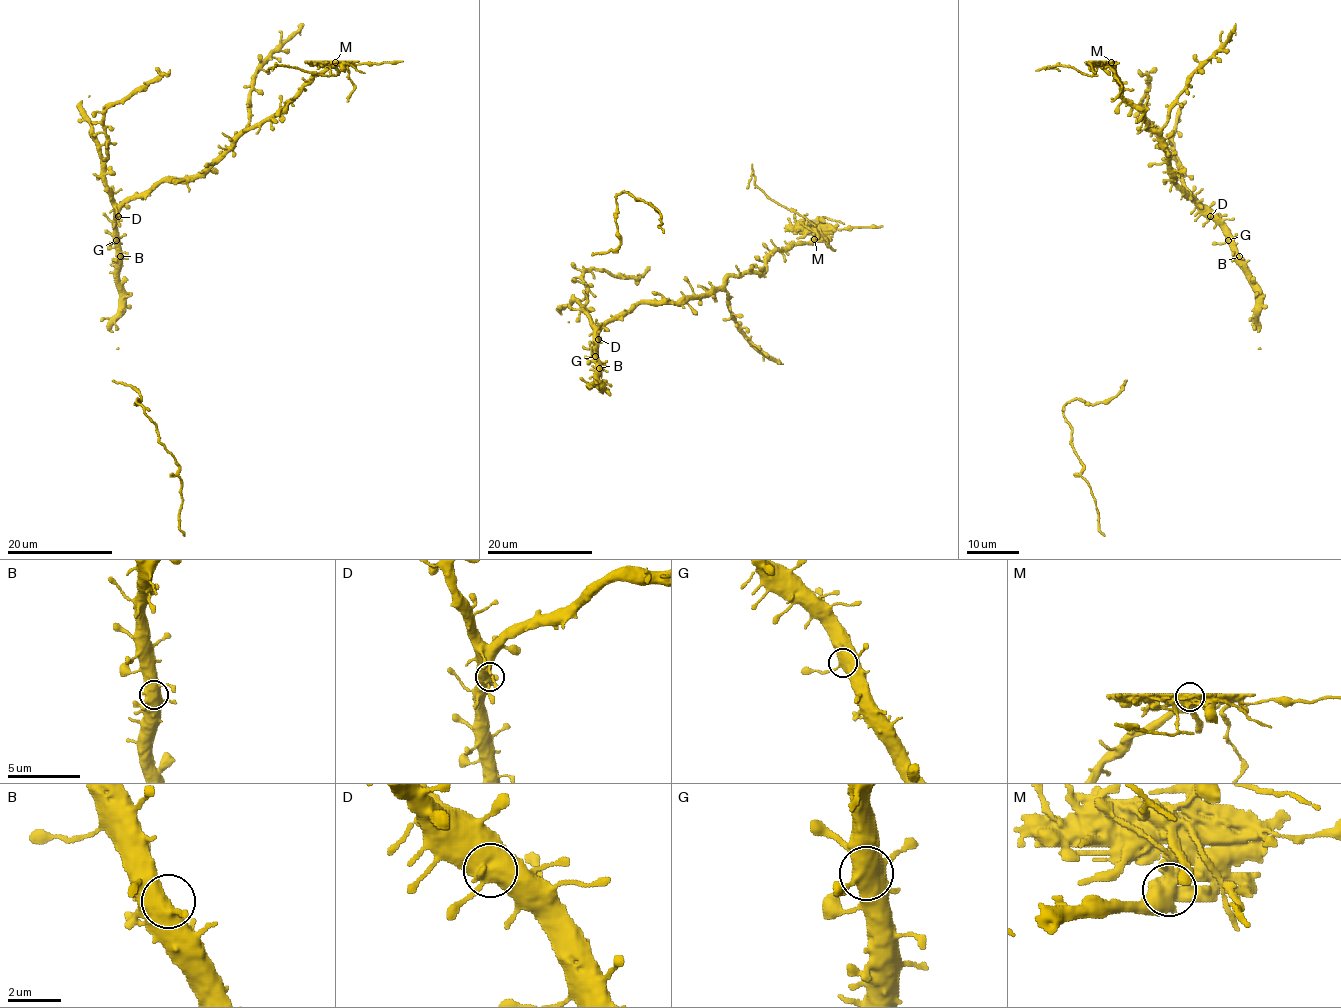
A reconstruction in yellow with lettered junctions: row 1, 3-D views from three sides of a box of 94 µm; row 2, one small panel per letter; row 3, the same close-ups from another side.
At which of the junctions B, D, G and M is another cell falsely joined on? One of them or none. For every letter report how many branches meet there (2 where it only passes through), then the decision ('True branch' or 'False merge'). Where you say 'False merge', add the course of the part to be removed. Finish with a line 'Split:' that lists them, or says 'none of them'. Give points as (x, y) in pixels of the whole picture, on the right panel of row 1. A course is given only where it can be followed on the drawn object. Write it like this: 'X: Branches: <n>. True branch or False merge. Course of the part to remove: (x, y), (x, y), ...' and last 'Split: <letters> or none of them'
B: Branches: 2. True branch
D: Branches: 2. True branch
G: Branches: 2. True branch
M: Branches: 2. False merge. Course of the part to remove: (1111, 61), (1088, 76), (1071, 67), (1046, 67), (1059, 70)
Split: M

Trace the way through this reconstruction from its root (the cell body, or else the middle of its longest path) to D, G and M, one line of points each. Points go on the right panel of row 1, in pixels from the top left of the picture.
D: (1242, 258), (1233, 237), (1210, 216)
G: (1242, 258), (1228, 240)
M: (1242, 258), (1233, 237), (1175, 181), (1164, 141), (1147, 127), (1145, 114), (1122, 95), (1121, 81), (1111, 61)

